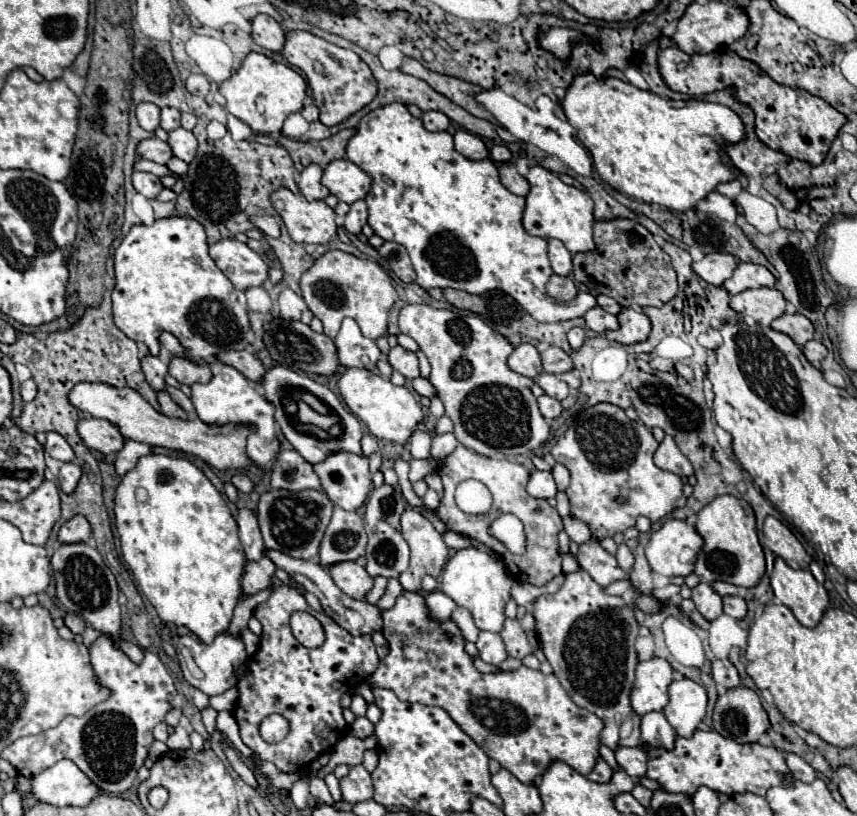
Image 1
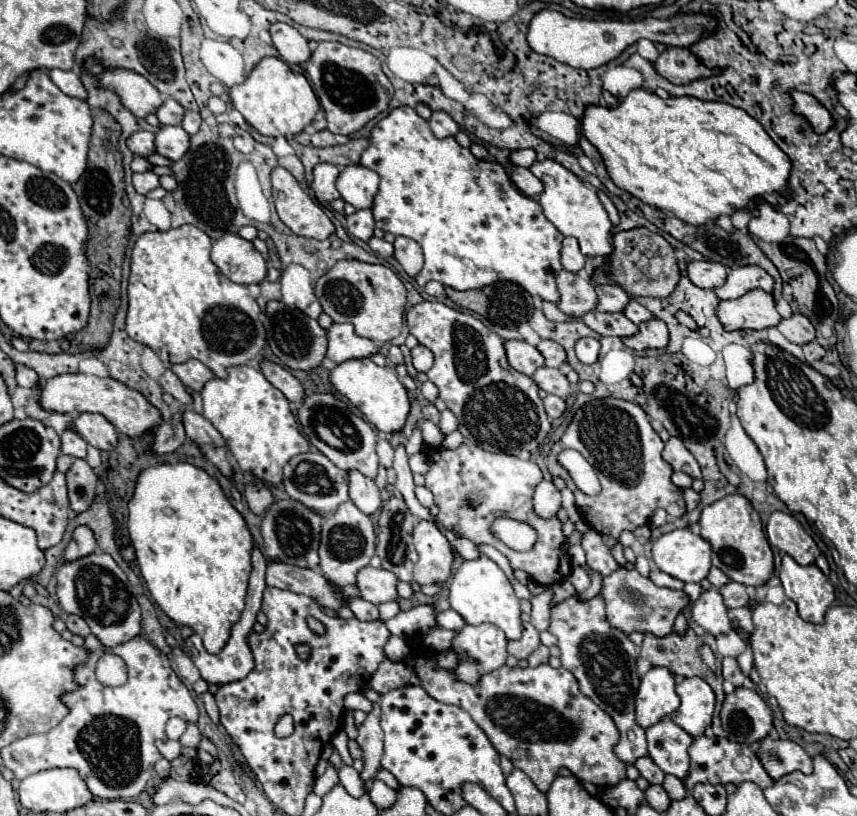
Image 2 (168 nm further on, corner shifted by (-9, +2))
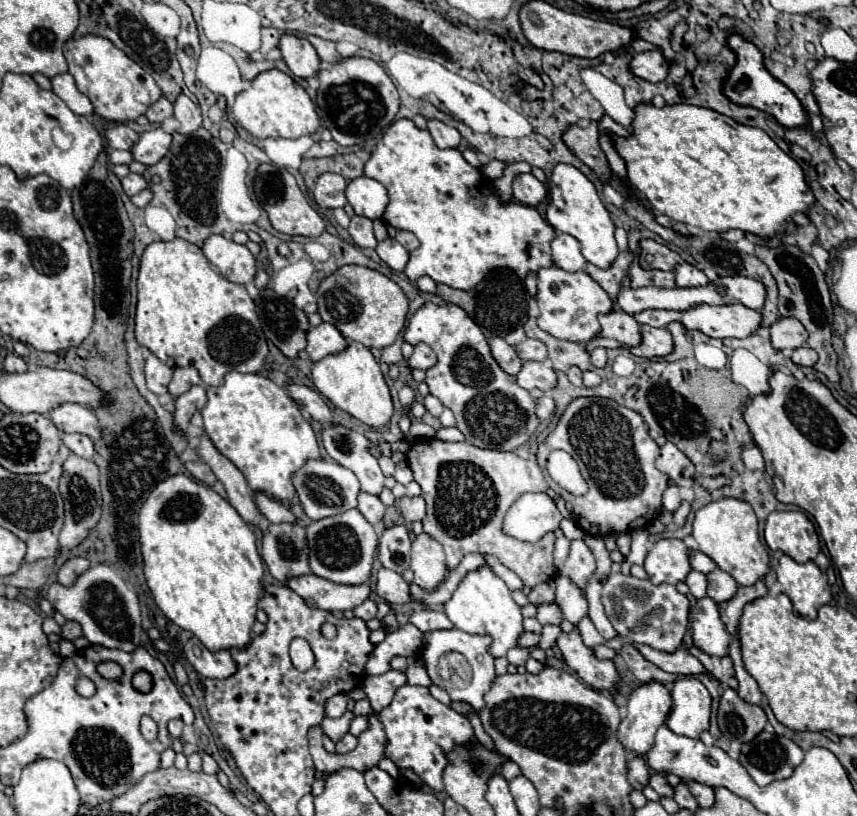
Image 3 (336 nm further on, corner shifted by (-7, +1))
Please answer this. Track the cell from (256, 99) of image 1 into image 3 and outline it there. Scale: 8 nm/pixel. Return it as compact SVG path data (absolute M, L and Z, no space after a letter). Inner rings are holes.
M268 70L250 82L250 88L240 92L232 104L236 122L254 138L300 138L310 136L320 128L316 106L306 90L280 70Z

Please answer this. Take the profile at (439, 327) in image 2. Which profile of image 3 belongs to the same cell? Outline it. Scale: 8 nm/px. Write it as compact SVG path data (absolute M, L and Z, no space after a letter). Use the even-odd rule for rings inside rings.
M426 302L410 320L404 330L404 340L408 342L424 342L428 344L436 356L438 364L426 372L426 384L430 388L430 394L436 396L446 408L450 408L458 420L458 430L466 436L466 442L478 446L478 448L490 448L490 450L502 450L510 452L528 442L528 438L536 432L538 418L534 414L534 398L518 386L514 376L508 376L496 362L490 358L488 340L478 328L478 324L468 318L468 314L454 304L436 306L432 302Z

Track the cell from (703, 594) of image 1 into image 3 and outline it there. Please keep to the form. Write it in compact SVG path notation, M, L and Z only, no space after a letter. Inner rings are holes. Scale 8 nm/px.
M704 596L696 602L696 606L690 610L690 628L694 646L702 650L708 656L726 656L730 646L730 634L724 630L724 624L720 622L718 606L712 598Z

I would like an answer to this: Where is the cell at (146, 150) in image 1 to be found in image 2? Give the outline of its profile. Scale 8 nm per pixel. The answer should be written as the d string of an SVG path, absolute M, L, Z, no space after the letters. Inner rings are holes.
M138 131L128 139L128 147L136 153L136 155L152 155L156 153L156 145L154 145L154 133L150 131Z

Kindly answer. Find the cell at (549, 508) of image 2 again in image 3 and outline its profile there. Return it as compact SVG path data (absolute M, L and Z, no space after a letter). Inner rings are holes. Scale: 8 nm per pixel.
M522 494L506 512L502 532L522 542L538 542L546 532L554 532L562 520L556 504L546 494Z

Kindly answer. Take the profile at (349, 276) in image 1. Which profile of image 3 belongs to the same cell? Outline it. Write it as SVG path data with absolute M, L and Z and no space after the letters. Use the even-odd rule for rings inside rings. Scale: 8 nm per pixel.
M342 266L342 270L320 282L316 298L322 320L334 324L346 340L356 340L366 348L390 346L404 328L408 314L408 302L398 284L364 266Z

